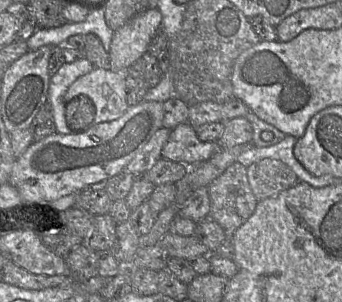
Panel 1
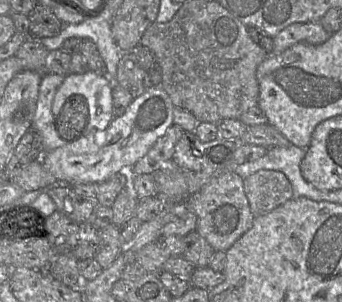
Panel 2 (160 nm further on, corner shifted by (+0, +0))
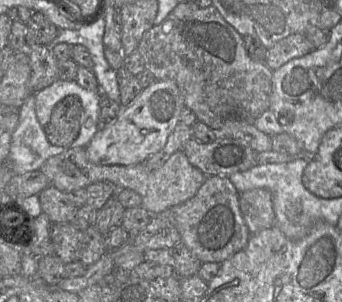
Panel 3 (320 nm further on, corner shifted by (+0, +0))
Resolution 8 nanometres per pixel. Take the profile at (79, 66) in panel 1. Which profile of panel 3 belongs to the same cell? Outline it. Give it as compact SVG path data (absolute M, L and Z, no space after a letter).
M30 94L19 108L19 122L13 132L7 165L13 175L39 170L46 160L65 149L52 145L35 111L35 95Z

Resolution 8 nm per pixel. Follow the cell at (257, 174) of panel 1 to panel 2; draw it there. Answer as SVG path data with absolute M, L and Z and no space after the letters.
M259 170L243 179L243 186L254 216L266 214L293 198L291 183L276 170Z

